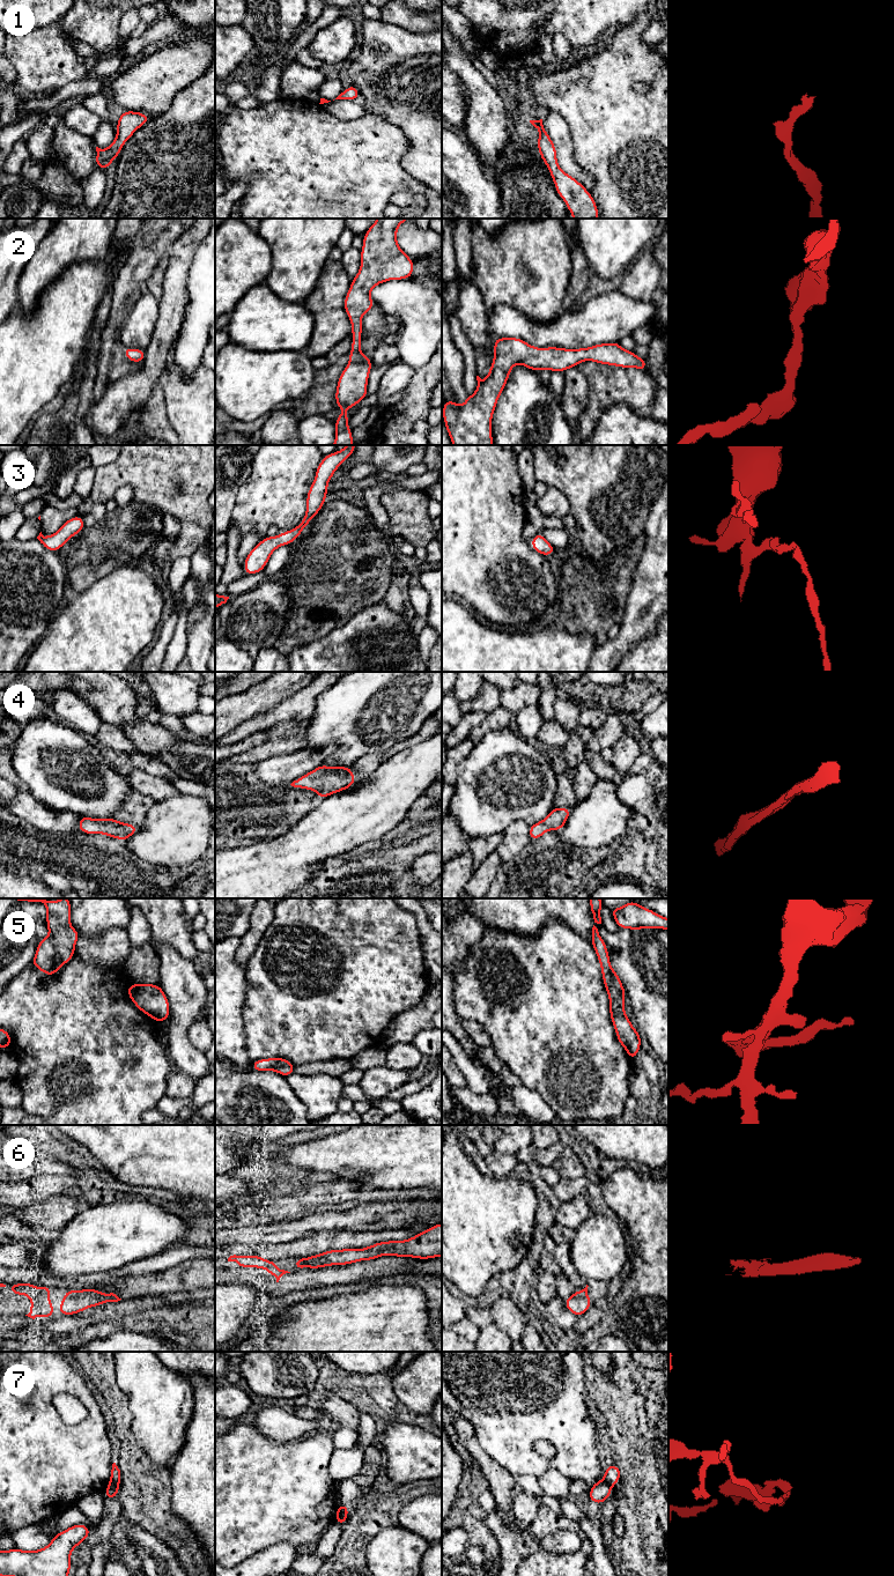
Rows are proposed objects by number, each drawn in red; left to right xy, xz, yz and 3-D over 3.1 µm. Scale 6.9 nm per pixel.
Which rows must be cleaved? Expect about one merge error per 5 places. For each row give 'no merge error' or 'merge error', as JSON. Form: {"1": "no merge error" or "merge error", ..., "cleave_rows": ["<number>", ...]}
{"1": "no merge error", "2": "no merge error", "3": "no merge error", "4": "no merge error", "5": "no merge error", "6": "no merge error", "7": "merge error", "cleave_rows": ["7"]}

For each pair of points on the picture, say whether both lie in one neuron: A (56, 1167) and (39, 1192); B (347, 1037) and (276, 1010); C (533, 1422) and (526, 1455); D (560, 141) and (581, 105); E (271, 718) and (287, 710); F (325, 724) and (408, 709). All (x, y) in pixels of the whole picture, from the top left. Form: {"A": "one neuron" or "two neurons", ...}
{"A": "two neurons", "B": "one neuron", "C": "one neuron", "D": "two neurons", "E": "one neuron", "F": "one neuron"}

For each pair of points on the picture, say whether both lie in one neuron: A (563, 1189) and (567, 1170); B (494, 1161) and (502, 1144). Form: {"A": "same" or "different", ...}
{"A": "different", "B": "different"}

